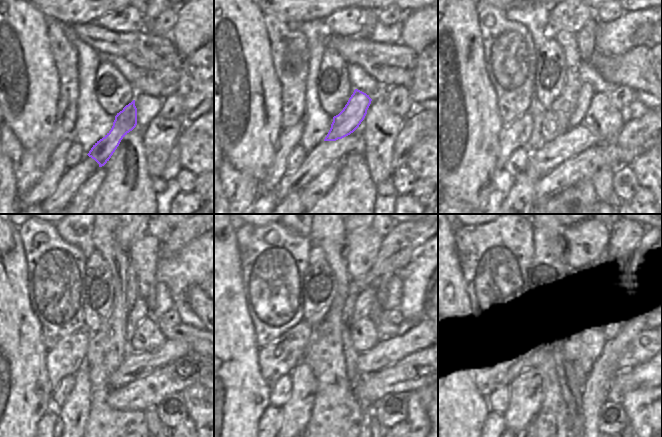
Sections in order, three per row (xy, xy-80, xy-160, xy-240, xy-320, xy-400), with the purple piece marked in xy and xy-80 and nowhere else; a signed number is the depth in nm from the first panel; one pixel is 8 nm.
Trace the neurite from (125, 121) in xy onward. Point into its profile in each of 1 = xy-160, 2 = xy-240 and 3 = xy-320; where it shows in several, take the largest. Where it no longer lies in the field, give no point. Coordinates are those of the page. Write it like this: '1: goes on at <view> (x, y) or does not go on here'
1: goes on at xy-160 (586, 92)
2: goes on at xy-240 (140, 310)
3: goes on at xy-320 (365, 298)

